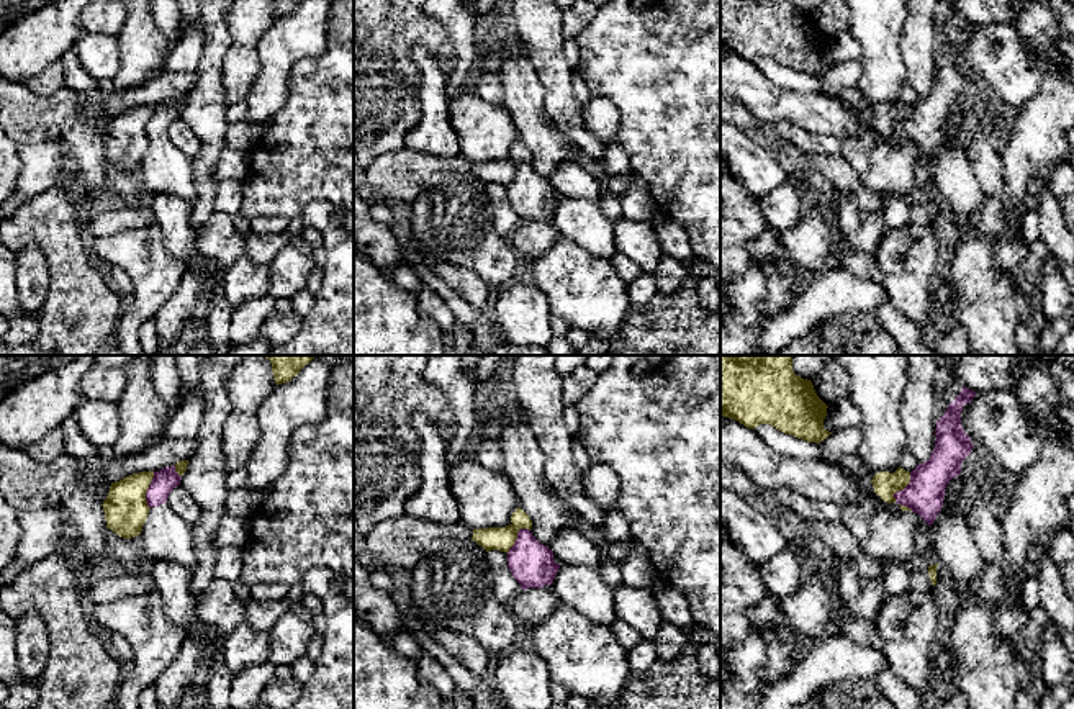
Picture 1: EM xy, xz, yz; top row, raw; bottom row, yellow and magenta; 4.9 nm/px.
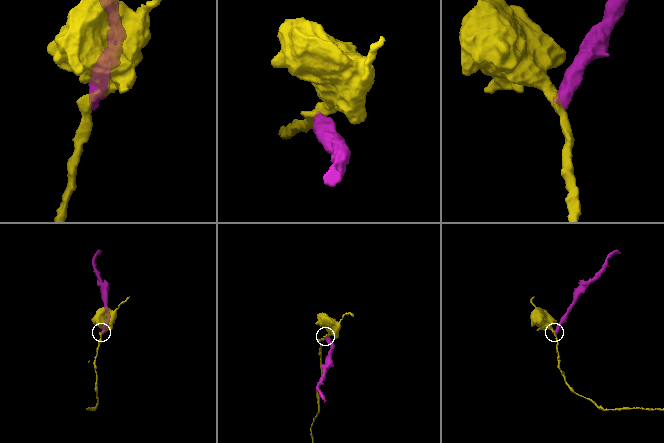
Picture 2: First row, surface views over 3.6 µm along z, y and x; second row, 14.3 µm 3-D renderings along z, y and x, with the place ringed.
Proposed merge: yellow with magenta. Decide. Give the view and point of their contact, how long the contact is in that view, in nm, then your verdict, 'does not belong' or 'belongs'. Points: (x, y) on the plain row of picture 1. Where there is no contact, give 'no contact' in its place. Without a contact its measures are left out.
contact xy (146, 123); length 190 nm; does not belong

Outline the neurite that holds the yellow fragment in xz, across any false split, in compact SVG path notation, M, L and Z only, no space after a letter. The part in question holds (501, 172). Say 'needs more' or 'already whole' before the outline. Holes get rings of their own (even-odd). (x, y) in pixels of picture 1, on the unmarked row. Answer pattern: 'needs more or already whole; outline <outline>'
already whole; outline M517 141L511 149L511 157L506 160L486 160L486 162L473 162L472 174L481 178L486 185L501 183L509 185L517 172L517 165L521 162L532 160L530 151Z

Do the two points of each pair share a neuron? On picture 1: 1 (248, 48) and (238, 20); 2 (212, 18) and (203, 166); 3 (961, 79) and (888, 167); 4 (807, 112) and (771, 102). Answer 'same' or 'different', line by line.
1: same
2: same
3: same
4: same

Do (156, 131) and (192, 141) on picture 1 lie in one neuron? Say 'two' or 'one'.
two

